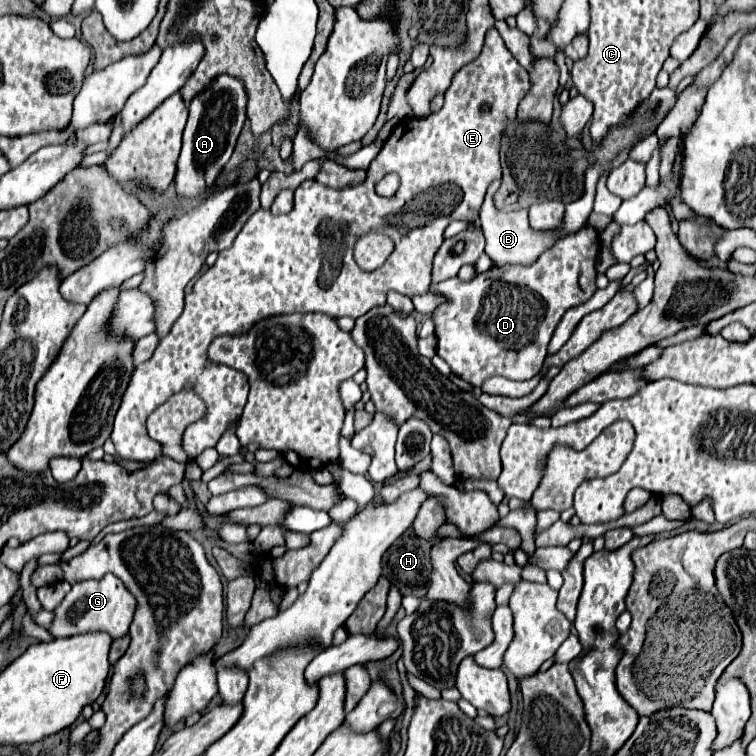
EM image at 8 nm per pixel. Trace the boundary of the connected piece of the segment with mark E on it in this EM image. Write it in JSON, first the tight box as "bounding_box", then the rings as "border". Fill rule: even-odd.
{"bounding_box":[110,28,530,462],"border":[[[490,28],[490,32],[486,32],[480,56],[454,74],[452,84],[446,90],[444,106],[426,118],[412,116],[400,120],[392,130],[392,138],[384,142],[378,156],[370,162],[368,176],[358,188],[334,190],[318,184],[316,180],[304,180],[294,192],[294,208],[288,214],[272,216],[270,210],[262,208],[254,212],[248,218],[248,222],[242,226],[232,248],[222,250],[218,254],[216,264],[210,266],[206,272],[202,272],[196,284],[192,286],[192,292],[186,294],[184,312],[174,322],[170,334],[160,340],[152,358],[146,360],[144,364],[138,364],[136,370],[132,372],[130,384],[116,412],[114,430],[110,436],[116,446],[116,454],[134,462],[156,460],[158,456],[162,456],[162,444],[152,440],[146,432],[146,418],[172,394],[182,390],[196,392],[196,396],[200,396],[202,402],[206,404],[206,414],[194,424],[190,424],[182,434],[182,448],[190,458],[200,456],[202,450],[208,446],[216,446],[228,424],[240,418],[248,396],[248,378],[234,368],[226,364],[214,364],[208,358],[208,346],[216,336],[222,334],[242,336],[258,320],[276,314],[322,312],[334,318],[340,316],[358,318],[366,314],[370,308],[382,306],[386,302],[388,290],[396,290],[410,298],[428,292],[432,256],[444,240],[446,226],[454,220],[476,222],[488,186],[494,180],[502,178],[500,142],[508,126],[516,120],[516,108],[528,90],[530,90],[530,72],[522,68],[510,52],[506,52],[506,44],[502,44],[502,36],[498,36],[498,30]],[[484,102],[490,104],[490,112],[480,110]],[[388,172],[396,172],[400,176],[400,188],[394,196],[382,198],[376,194],[376,184]],[[366,232],[380,232],[394,240],[394,250],[388,256],[388,260],[372,272],[362,270],[354,260],[354,244]]]}

